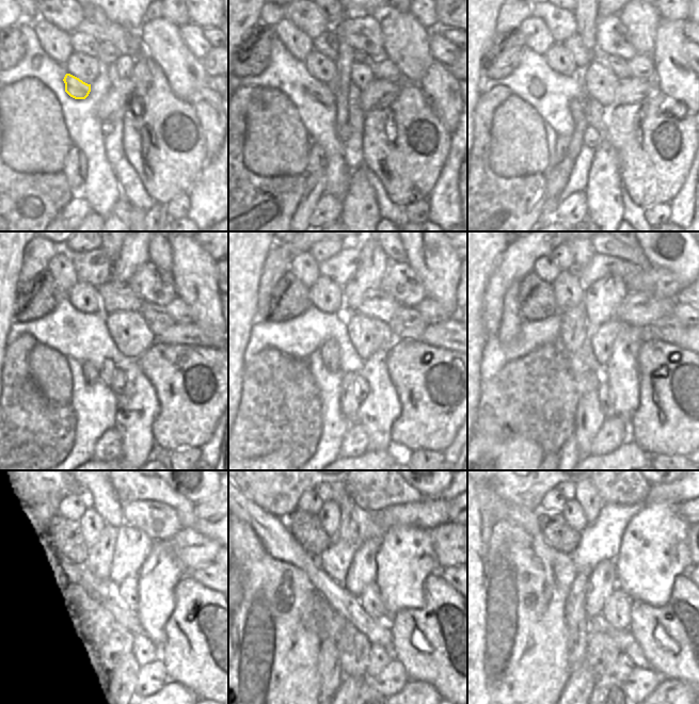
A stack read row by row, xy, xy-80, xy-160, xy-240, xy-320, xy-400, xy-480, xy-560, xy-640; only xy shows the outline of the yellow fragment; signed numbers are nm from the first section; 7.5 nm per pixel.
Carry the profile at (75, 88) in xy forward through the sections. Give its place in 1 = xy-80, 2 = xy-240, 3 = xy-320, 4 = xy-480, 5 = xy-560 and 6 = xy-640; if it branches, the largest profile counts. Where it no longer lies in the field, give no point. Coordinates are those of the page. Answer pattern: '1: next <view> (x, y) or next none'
1: next xy-80 (321, 92)
2: next xy-240 (108, 367)
3: next xy-320 (349, 404)
4: next xy-480 (117, 671)
5: next xy-560 (349, 687)
6: next none

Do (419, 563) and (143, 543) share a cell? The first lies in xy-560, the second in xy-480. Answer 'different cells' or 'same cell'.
different cells

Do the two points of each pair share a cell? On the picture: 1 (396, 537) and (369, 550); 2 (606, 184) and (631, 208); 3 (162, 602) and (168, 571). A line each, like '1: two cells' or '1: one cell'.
1: two cells
2: two cells
3: one cell

